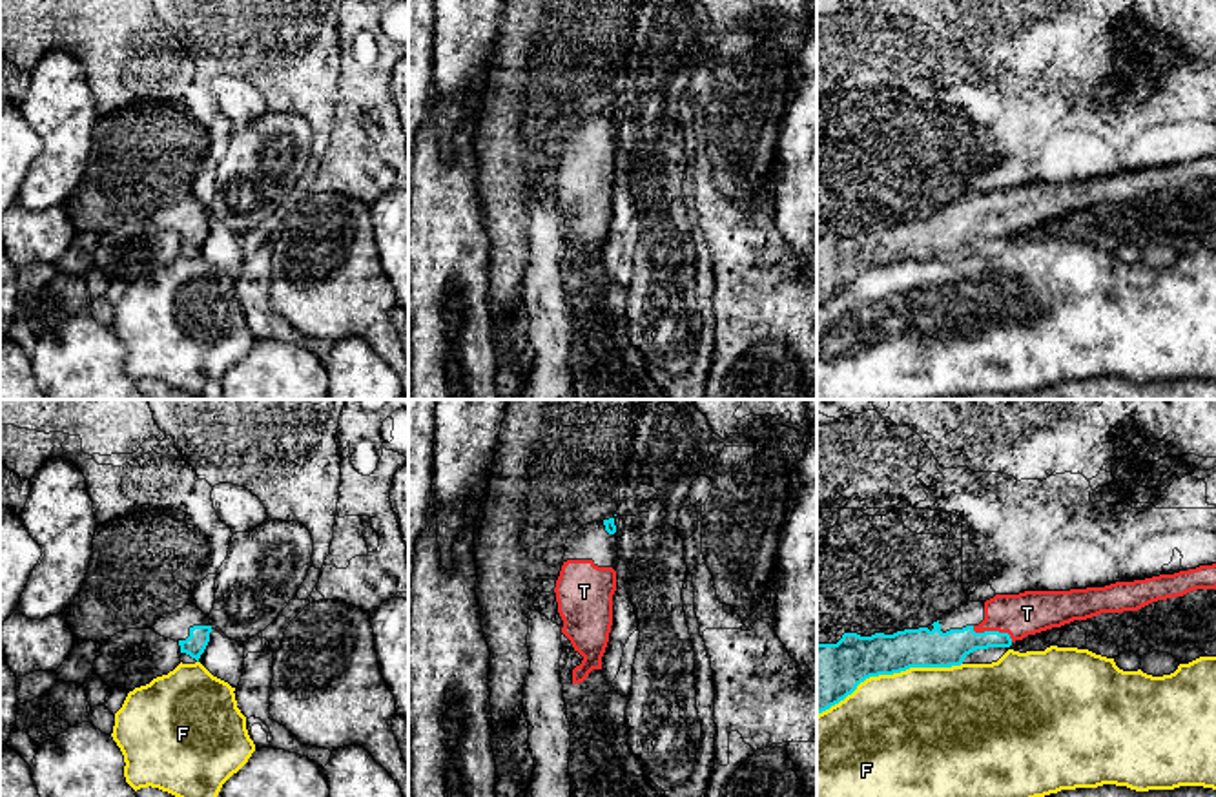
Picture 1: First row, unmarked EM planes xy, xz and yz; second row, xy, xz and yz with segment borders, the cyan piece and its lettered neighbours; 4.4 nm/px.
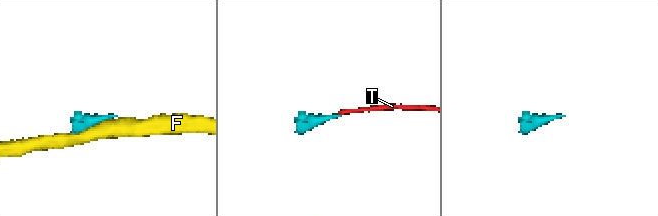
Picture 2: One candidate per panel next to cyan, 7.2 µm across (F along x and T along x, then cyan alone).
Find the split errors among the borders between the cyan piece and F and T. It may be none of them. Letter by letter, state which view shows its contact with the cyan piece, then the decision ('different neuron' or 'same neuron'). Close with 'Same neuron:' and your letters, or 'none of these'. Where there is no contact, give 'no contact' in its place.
F: meets cyan in yz; different neuron
T: meets cyan in yz; same neuron
Same neuron: T

